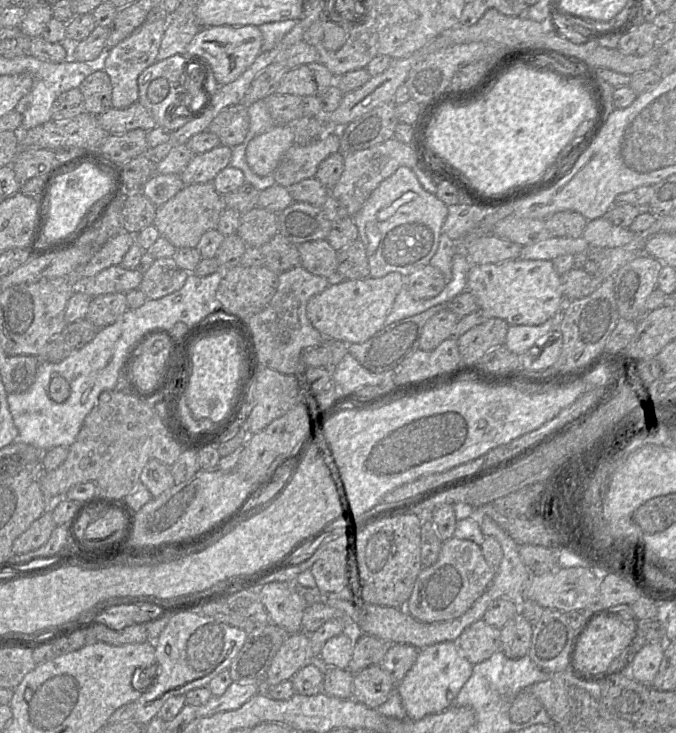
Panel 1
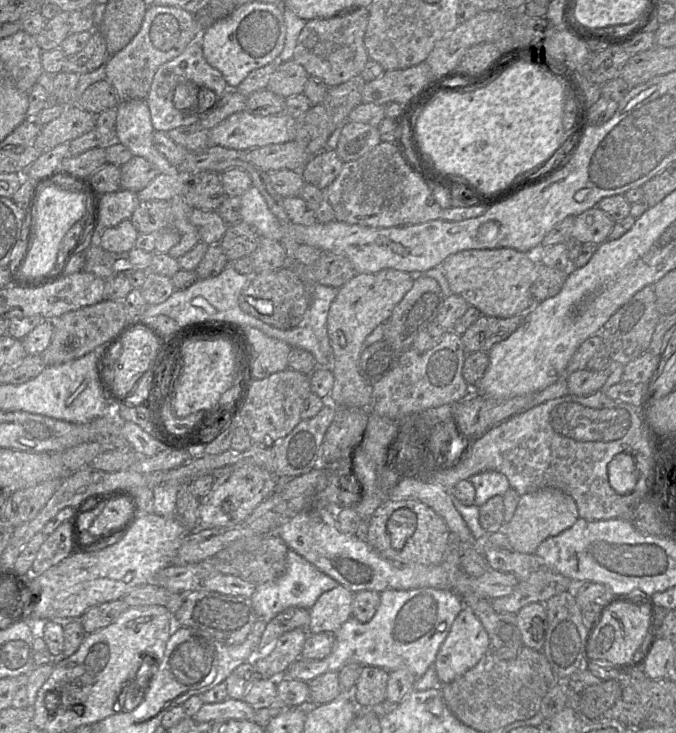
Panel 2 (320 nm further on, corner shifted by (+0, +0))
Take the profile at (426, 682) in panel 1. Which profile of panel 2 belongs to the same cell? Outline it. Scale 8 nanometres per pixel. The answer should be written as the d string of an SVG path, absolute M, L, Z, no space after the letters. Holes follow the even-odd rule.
M464 606L441 644L433 667L441 684L473 668L489 651L489 637L474 612Z

